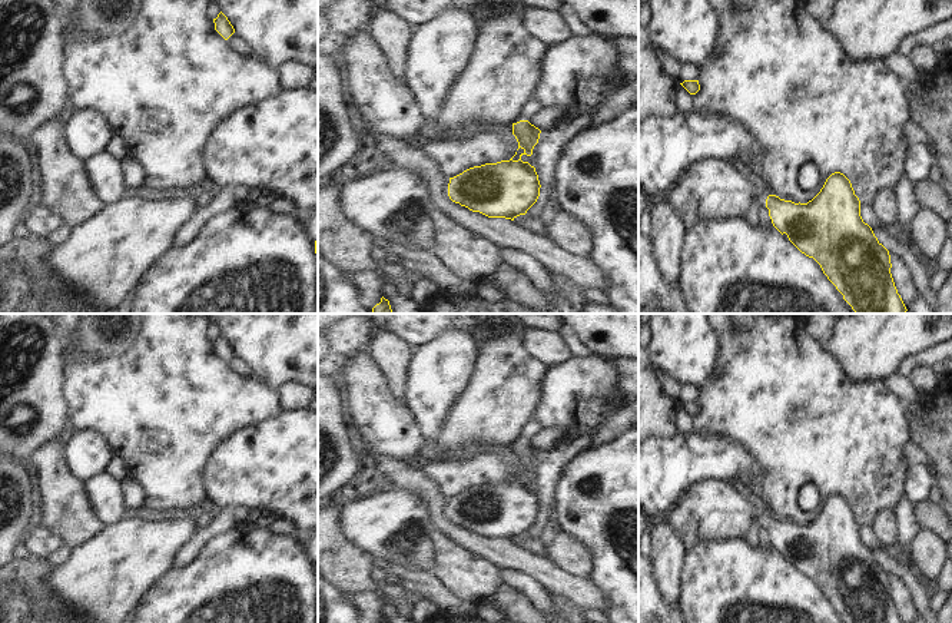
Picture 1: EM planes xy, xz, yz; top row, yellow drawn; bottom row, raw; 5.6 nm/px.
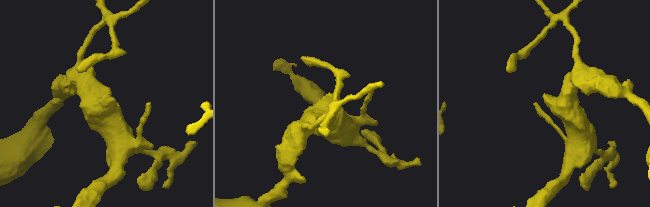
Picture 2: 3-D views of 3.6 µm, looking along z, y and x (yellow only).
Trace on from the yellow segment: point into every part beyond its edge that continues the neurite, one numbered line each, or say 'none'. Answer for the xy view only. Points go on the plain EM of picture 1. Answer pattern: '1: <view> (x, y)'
none

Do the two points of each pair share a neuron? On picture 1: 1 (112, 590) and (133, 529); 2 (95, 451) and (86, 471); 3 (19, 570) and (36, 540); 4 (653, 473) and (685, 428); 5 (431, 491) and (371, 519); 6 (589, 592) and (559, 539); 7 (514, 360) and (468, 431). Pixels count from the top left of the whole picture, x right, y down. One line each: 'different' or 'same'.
1: same
2: same
3: different
4: different
5: different
6: different
7: same

